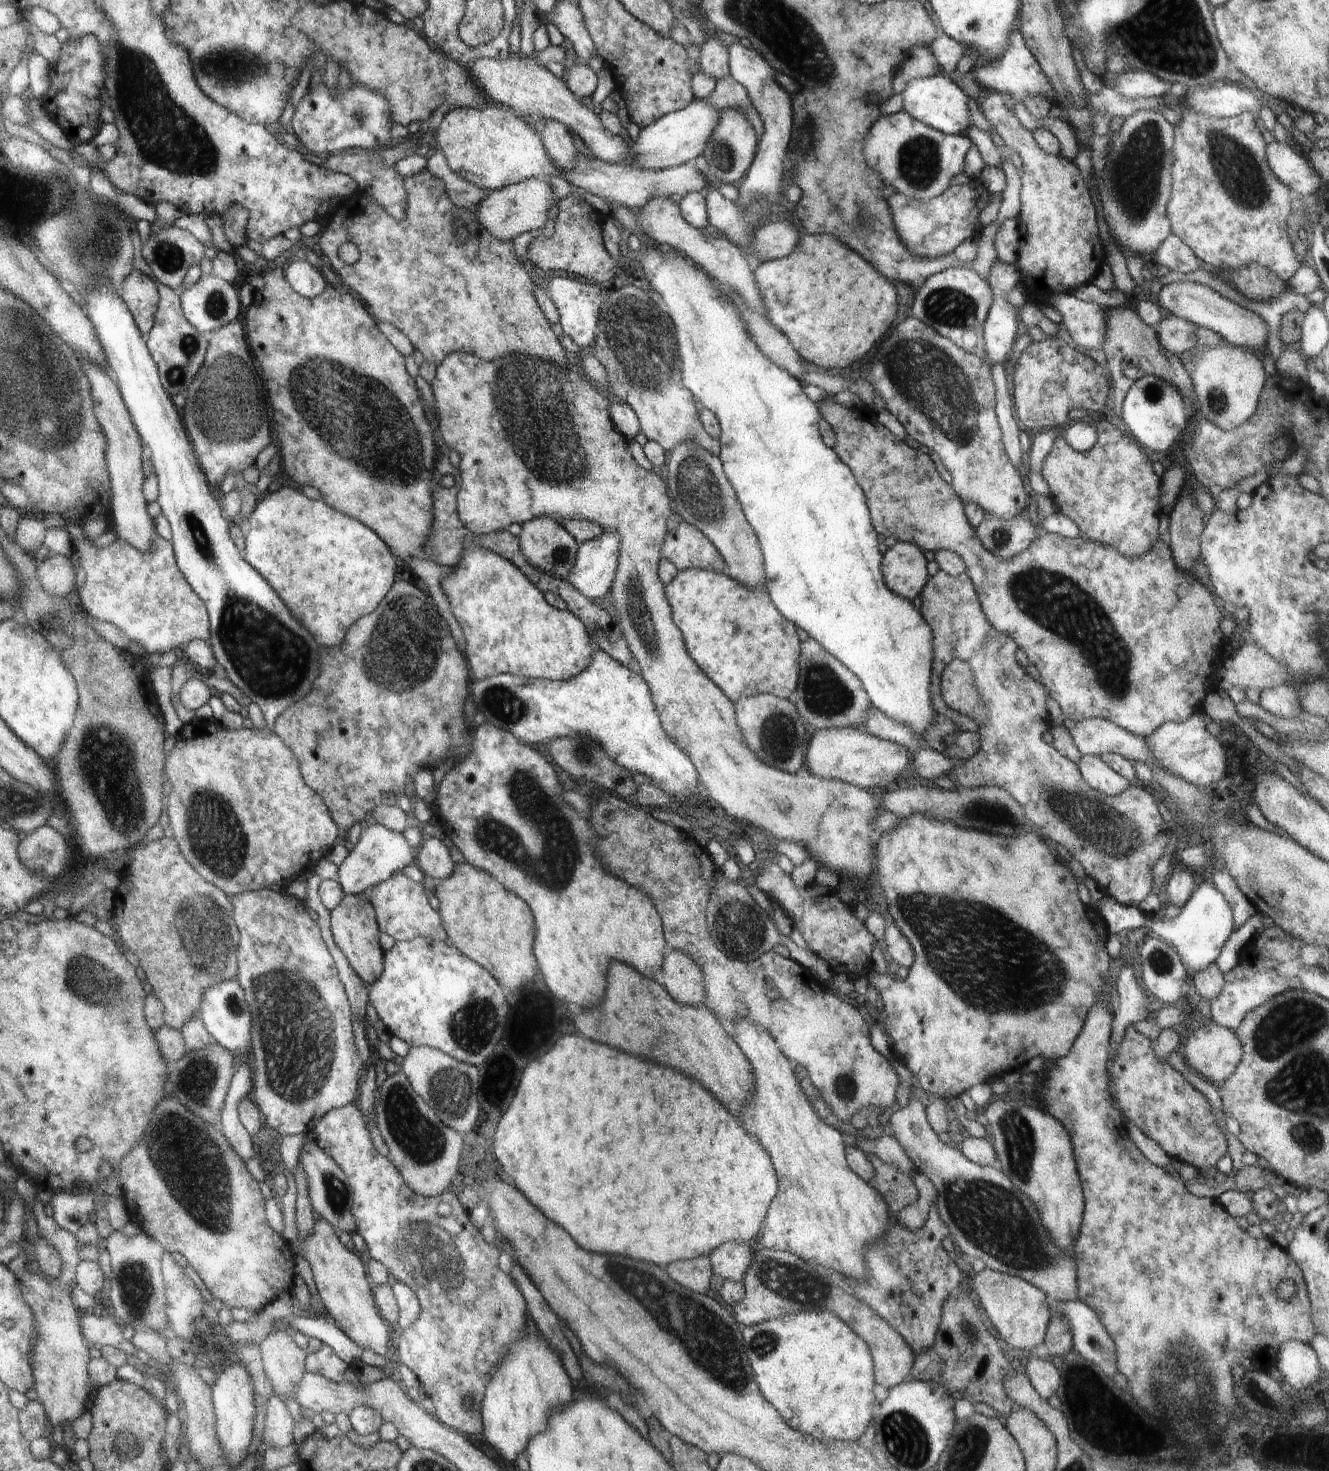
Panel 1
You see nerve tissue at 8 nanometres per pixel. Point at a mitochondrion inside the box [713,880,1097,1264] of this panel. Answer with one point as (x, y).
(988, 960)

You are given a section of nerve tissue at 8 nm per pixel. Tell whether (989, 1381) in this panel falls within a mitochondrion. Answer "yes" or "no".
no

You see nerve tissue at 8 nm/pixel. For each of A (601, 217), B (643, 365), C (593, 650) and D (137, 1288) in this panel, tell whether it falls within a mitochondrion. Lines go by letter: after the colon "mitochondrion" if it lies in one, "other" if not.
A: other
B: mitochondrion
C: other
D: mitochondrion

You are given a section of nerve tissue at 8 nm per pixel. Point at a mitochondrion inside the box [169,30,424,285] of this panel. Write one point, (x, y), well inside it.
(228, 68)

